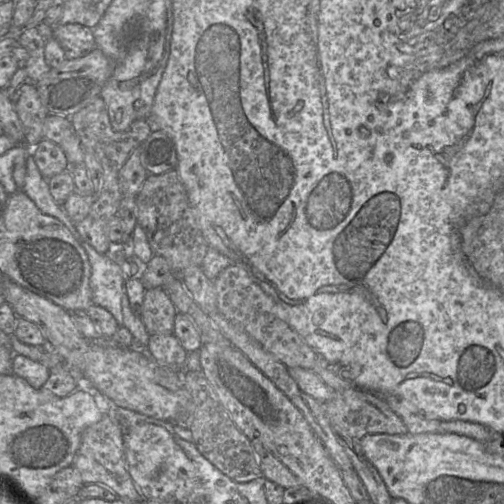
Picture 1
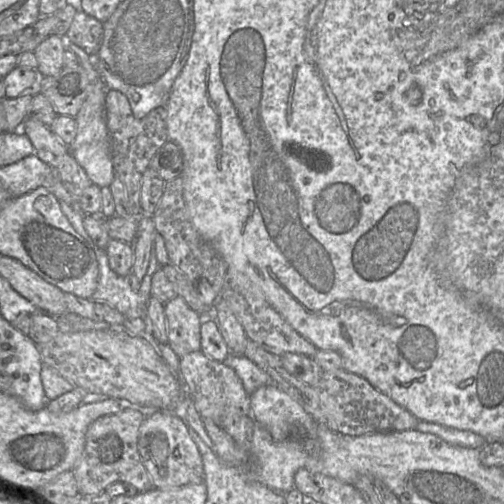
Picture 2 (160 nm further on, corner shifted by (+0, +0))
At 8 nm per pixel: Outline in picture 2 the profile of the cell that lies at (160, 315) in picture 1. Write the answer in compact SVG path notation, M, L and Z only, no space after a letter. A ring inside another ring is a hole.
M179 296L164 304L167 344L180 358L201 350L201 323L203 316L194 311Z

